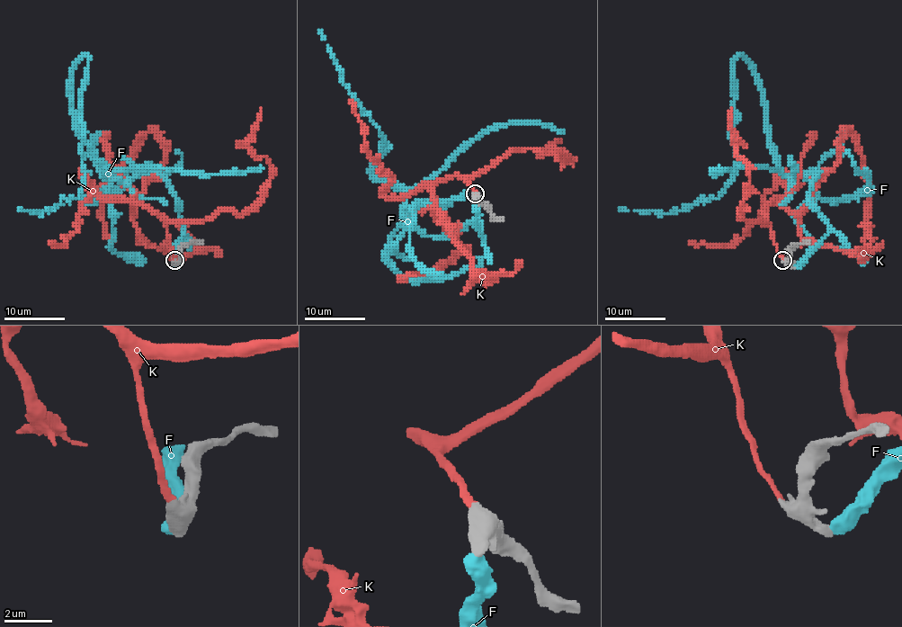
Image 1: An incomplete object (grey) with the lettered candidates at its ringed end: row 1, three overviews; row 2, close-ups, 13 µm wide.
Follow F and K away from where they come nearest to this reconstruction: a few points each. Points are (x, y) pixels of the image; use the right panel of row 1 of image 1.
F: (795, 267), (828, 226), (808, 196), (826, 172), (783, 172), (742, 57), (726, 188), (682, 211), (620, 208)
K: (783, 259), (764, 210), (801, 208), (837, 159), (845, 129), (870, 185), (863, 241)

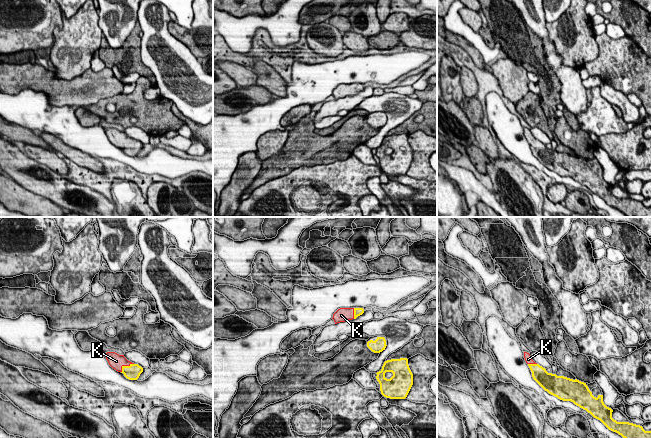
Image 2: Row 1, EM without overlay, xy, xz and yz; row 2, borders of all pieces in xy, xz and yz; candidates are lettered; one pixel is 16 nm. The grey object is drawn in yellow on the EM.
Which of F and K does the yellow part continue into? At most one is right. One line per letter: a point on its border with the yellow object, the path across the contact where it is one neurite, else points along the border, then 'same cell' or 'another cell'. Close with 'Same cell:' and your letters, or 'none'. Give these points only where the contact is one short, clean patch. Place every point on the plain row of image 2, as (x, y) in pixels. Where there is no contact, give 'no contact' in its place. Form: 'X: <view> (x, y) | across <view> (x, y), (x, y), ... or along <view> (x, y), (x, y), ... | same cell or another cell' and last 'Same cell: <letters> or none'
F: no contact | another cell
K: xy (125, 142) | same cell
Same cell: K

